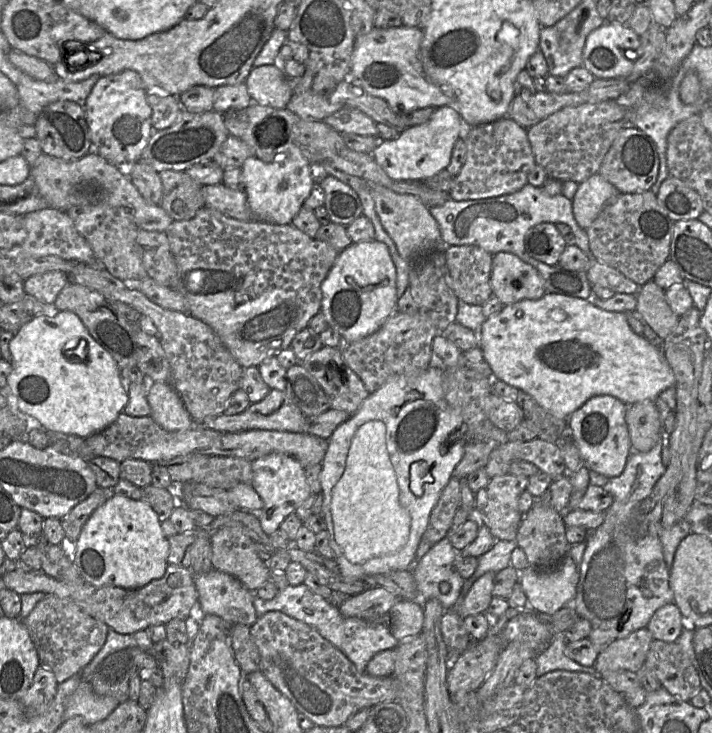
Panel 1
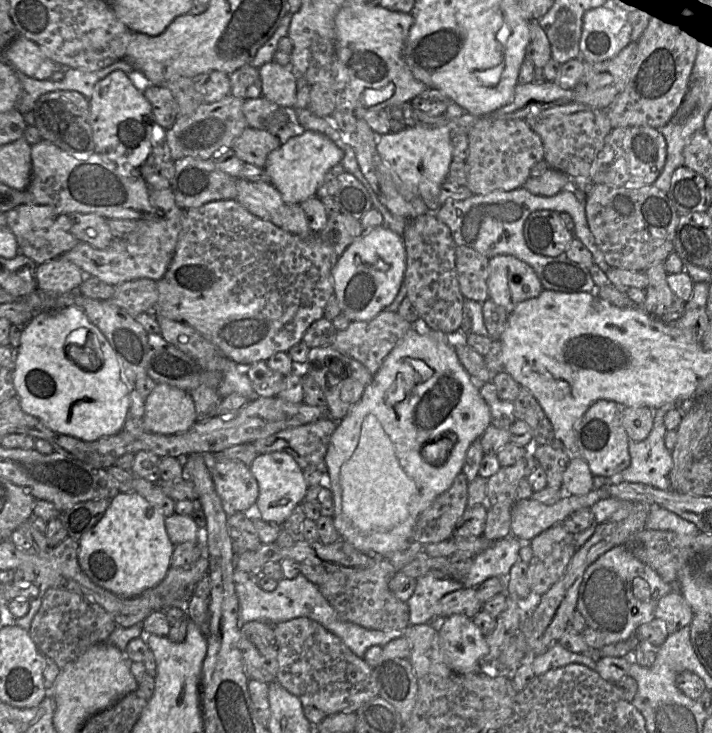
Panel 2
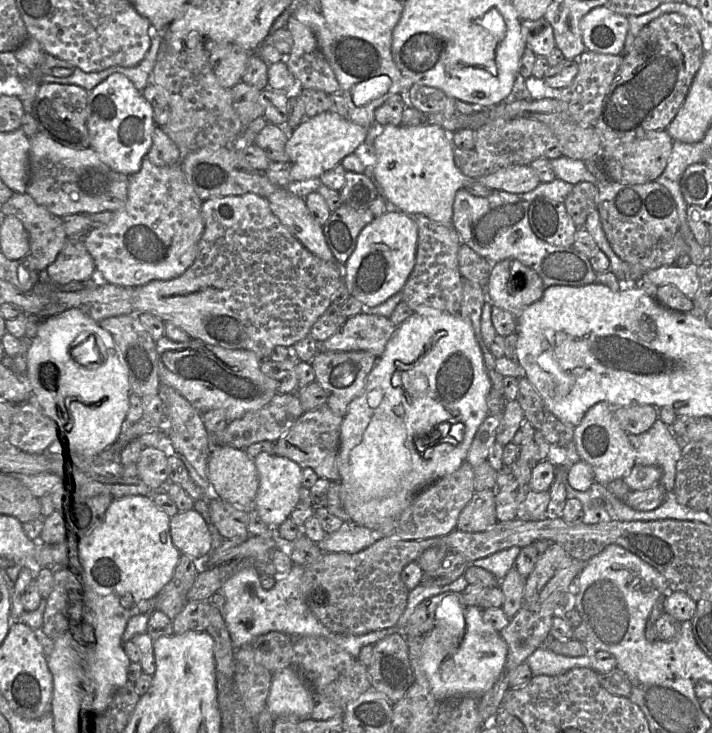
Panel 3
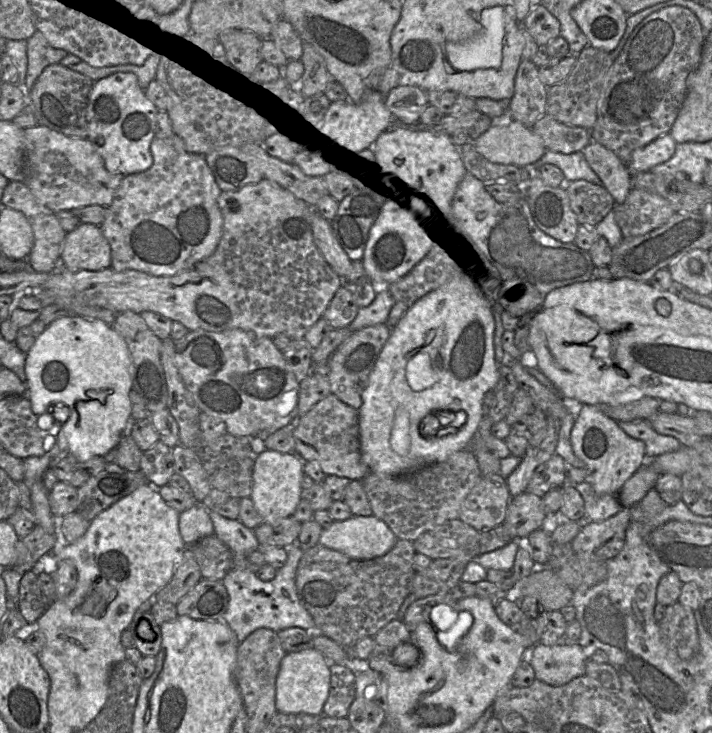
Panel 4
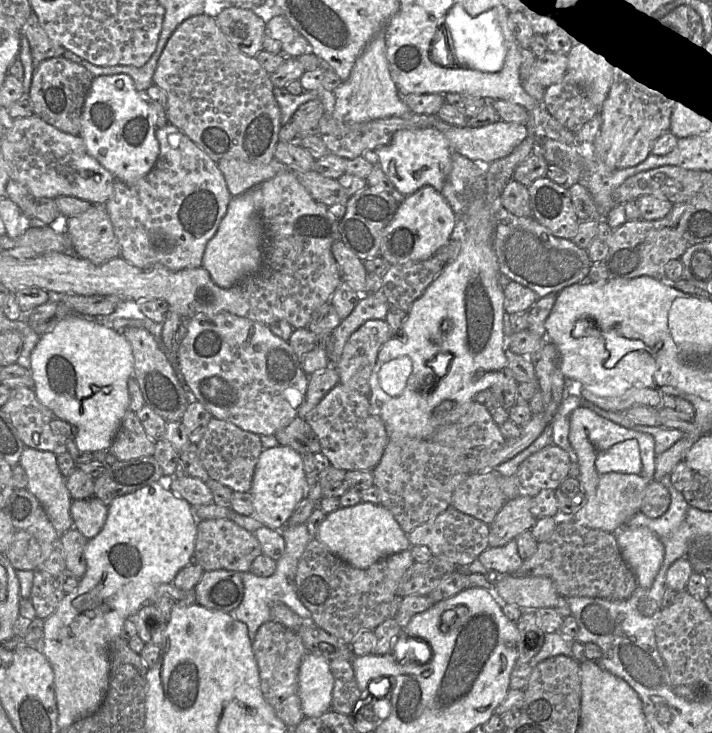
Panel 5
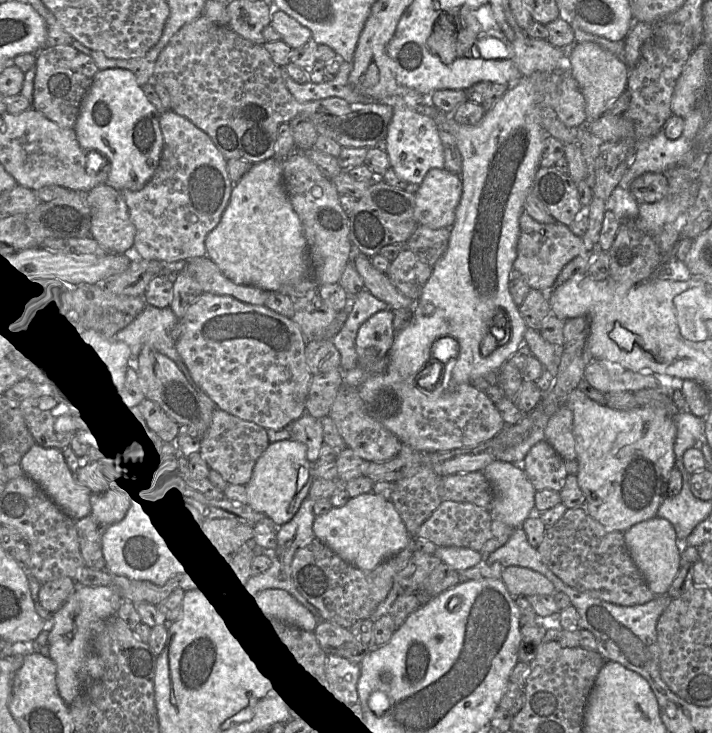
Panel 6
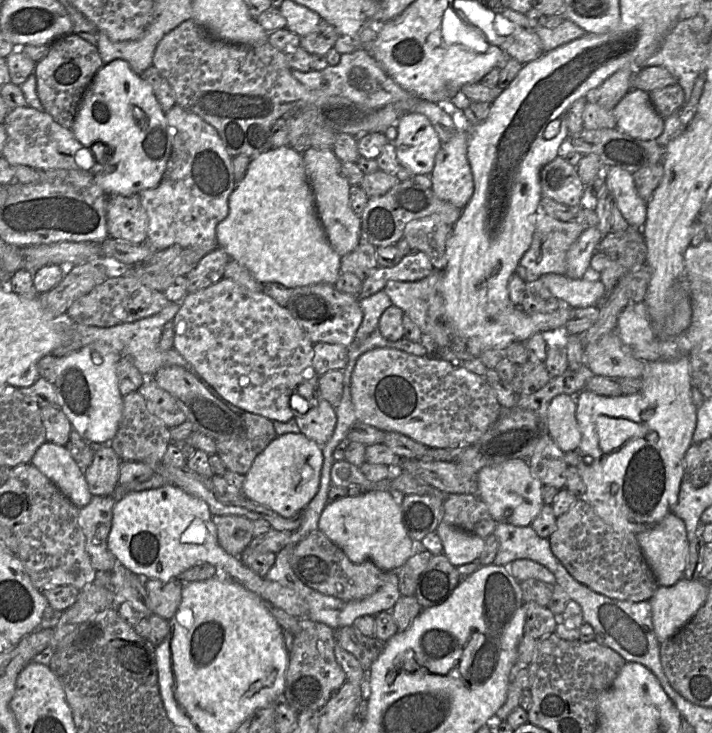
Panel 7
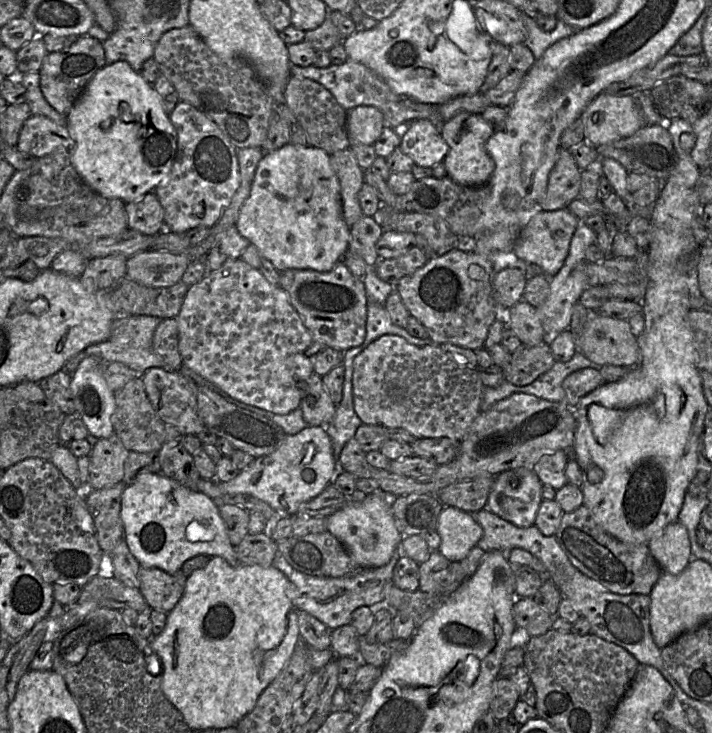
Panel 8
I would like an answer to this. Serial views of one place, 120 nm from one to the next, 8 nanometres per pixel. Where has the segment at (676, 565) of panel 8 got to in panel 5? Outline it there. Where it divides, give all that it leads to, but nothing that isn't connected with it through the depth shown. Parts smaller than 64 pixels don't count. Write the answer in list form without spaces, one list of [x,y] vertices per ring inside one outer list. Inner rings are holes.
[[[645,527],[621,528],[616,537],[622,558],[638,586],[650,588],[664,559],[661,539]]]

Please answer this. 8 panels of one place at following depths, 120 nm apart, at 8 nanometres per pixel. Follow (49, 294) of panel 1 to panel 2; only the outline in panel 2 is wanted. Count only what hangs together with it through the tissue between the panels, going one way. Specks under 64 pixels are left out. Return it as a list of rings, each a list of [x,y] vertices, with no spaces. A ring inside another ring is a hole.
[[[61,256],[37,266],[37,288],[46,292],[76,292],[85,278],[77,265]]]

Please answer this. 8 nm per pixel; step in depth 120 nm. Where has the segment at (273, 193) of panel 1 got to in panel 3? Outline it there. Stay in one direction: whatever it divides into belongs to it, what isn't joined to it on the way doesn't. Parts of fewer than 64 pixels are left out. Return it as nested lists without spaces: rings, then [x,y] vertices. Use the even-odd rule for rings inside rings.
[[[325,111],[310,119],[304,119],[293,130],[286,144],[286,153],[291,163],[293,181],[318,179],[321,175],[341,163],[349,154],[366,142],[369,131],[337,113]]]

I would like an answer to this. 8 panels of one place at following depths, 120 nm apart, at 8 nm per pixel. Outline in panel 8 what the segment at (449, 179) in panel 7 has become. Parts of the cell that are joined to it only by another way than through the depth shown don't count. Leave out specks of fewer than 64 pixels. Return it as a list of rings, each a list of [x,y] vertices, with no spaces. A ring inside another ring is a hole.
[[[462,112],[443,121],[440,125],[440,132],[449,146],[443,160],[446,176],[465,186],[486,184],[495,170],[495,162],[486,150],[486,143],[494,131],[495,127],[487,122],[481,113]]]

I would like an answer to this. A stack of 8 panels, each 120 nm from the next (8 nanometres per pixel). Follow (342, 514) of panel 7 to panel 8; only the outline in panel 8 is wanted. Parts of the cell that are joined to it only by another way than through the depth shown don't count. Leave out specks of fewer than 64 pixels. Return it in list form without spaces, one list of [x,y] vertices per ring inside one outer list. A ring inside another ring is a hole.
[[[378,488],[362,501],[348,504],[327,517],[326,531],[343,543],[360,567],[377,568],[386,565],[402,543],[404,536],[397,528],[391,509],[394,498],[397,496]]]

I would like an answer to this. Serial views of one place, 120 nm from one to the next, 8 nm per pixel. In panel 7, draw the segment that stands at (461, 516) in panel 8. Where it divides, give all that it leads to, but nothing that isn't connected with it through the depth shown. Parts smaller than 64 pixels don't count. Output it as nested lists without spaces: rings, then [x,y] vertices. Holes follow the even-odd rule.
[[[441,521],[436,533],[443,545],[443,554],[458,567],[476,561],[485,547],[485,539]]]

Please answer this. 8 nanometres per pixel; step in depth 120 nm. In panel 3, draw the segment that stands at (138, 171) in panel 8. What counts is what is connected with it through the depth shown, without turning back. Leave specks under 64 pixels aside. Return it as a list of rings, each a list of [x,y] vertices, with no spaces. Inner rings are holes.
[[[114,73],[89,92],[87,126],[90,147],[112,170],[130,176],[141,169],[153,143],[154,114],[151,104],[129,78]]]

